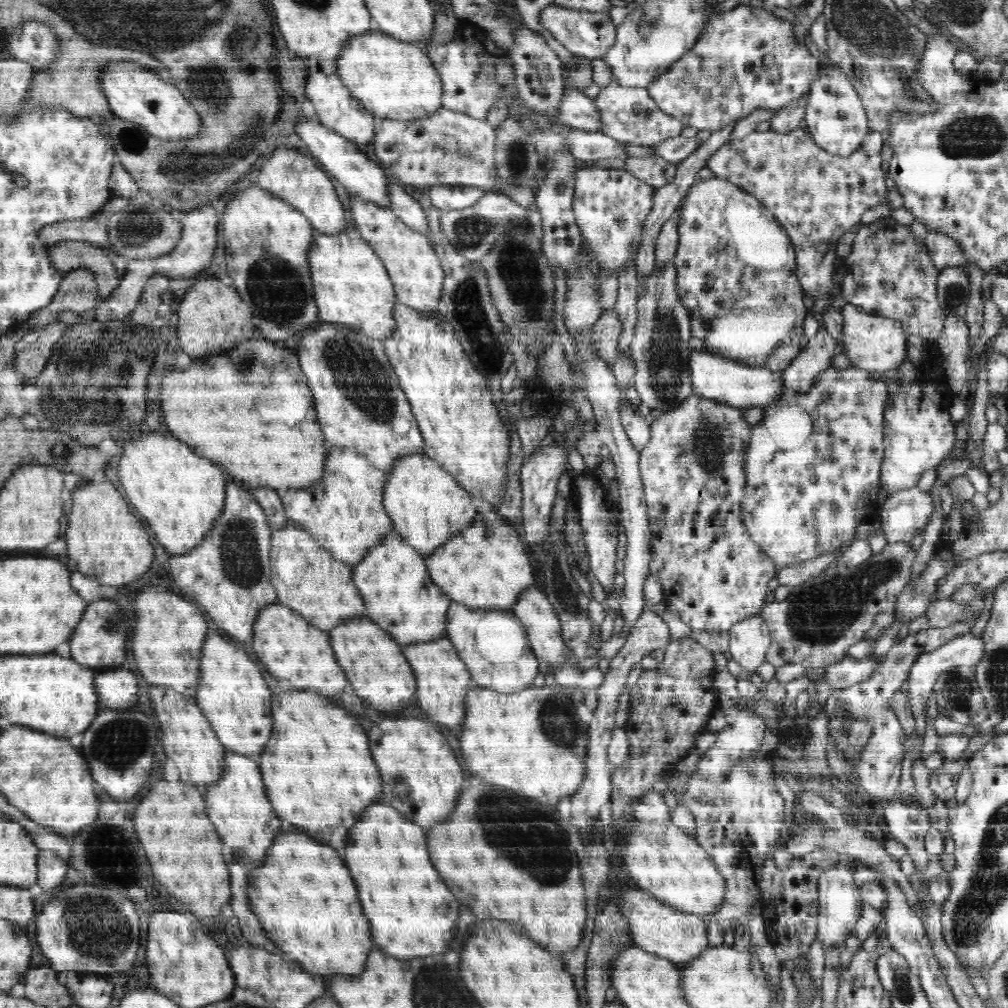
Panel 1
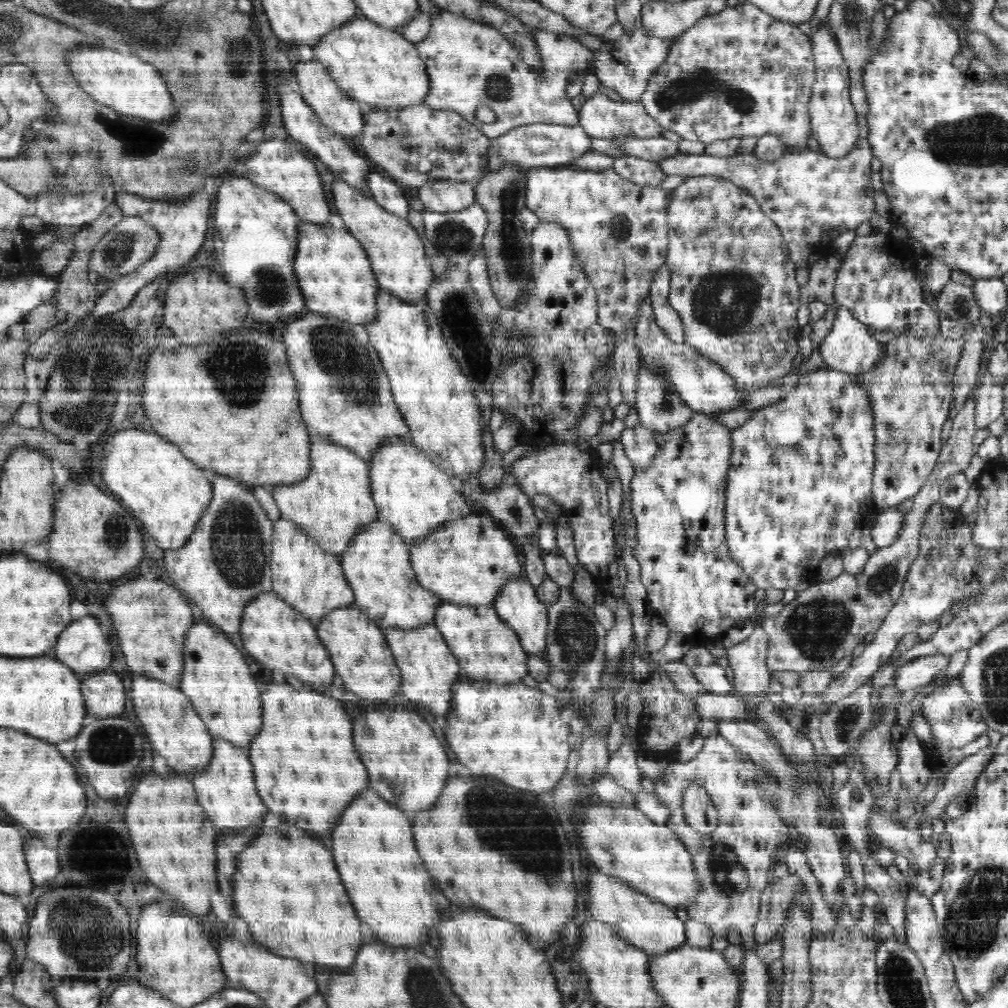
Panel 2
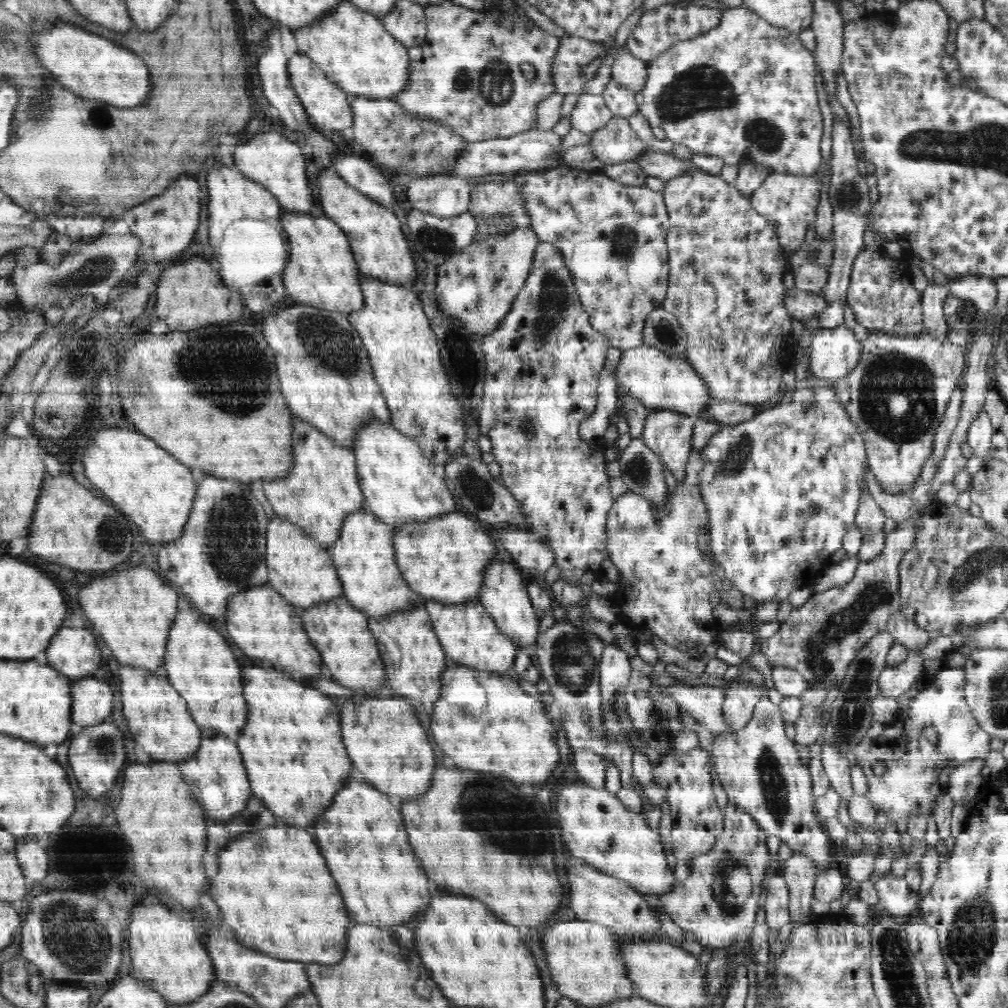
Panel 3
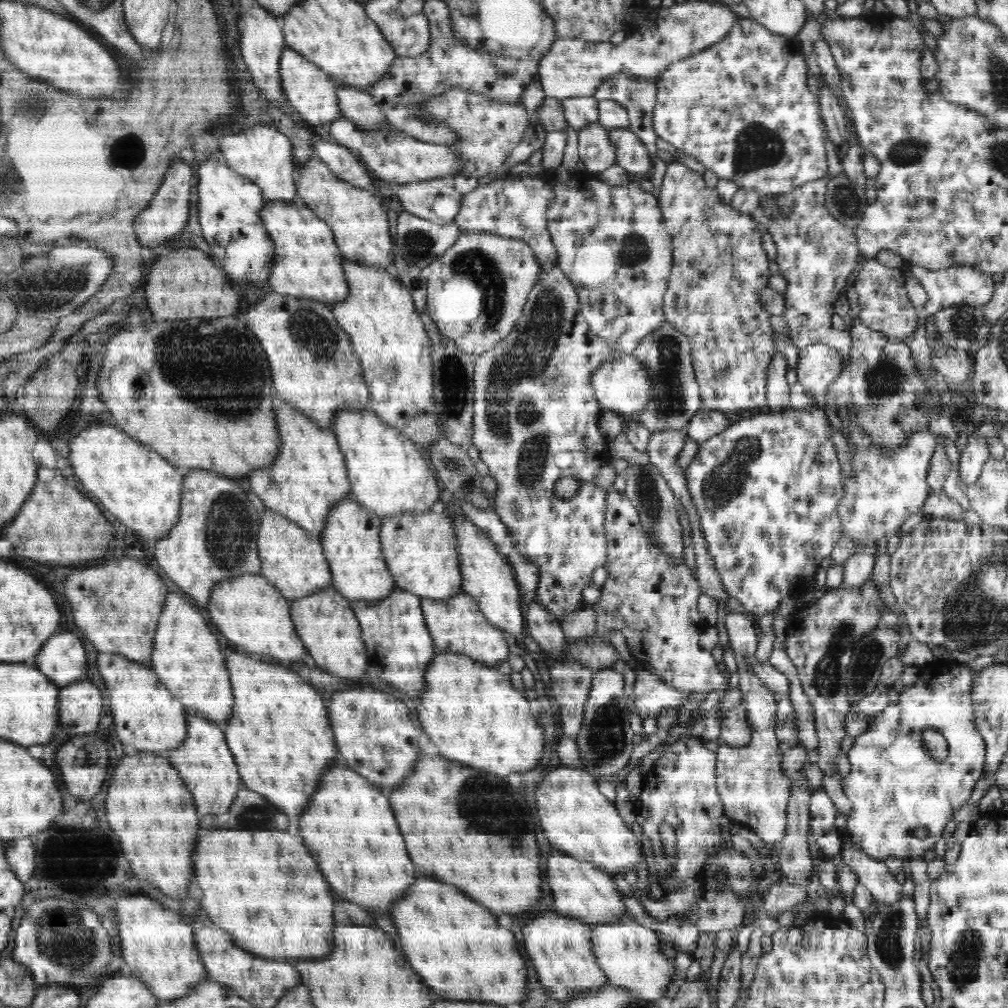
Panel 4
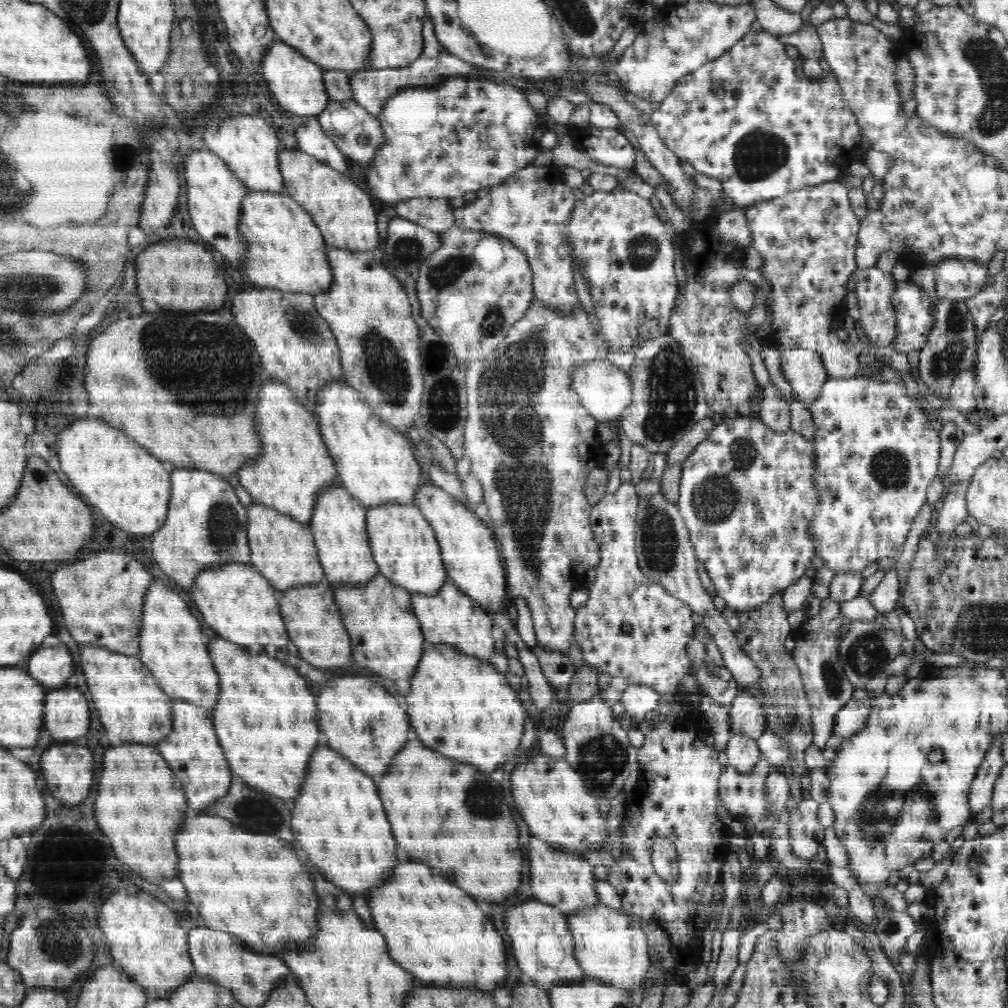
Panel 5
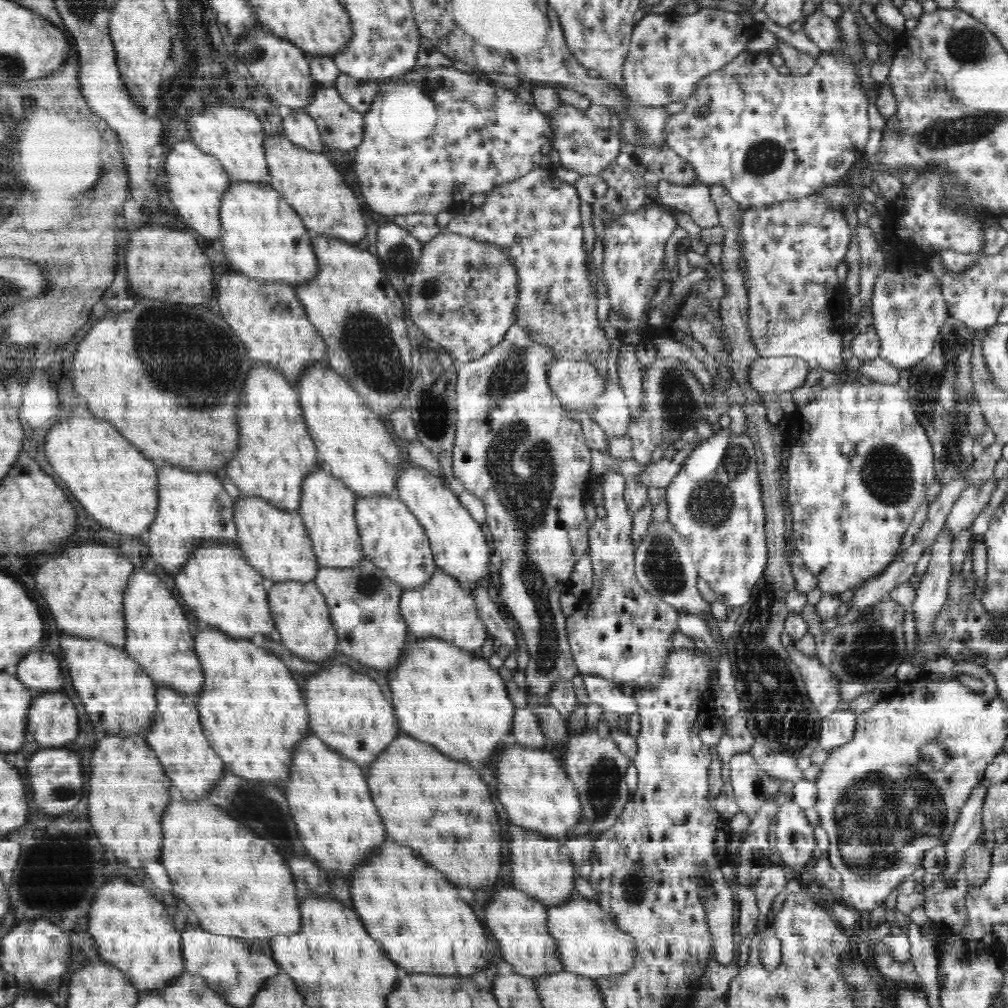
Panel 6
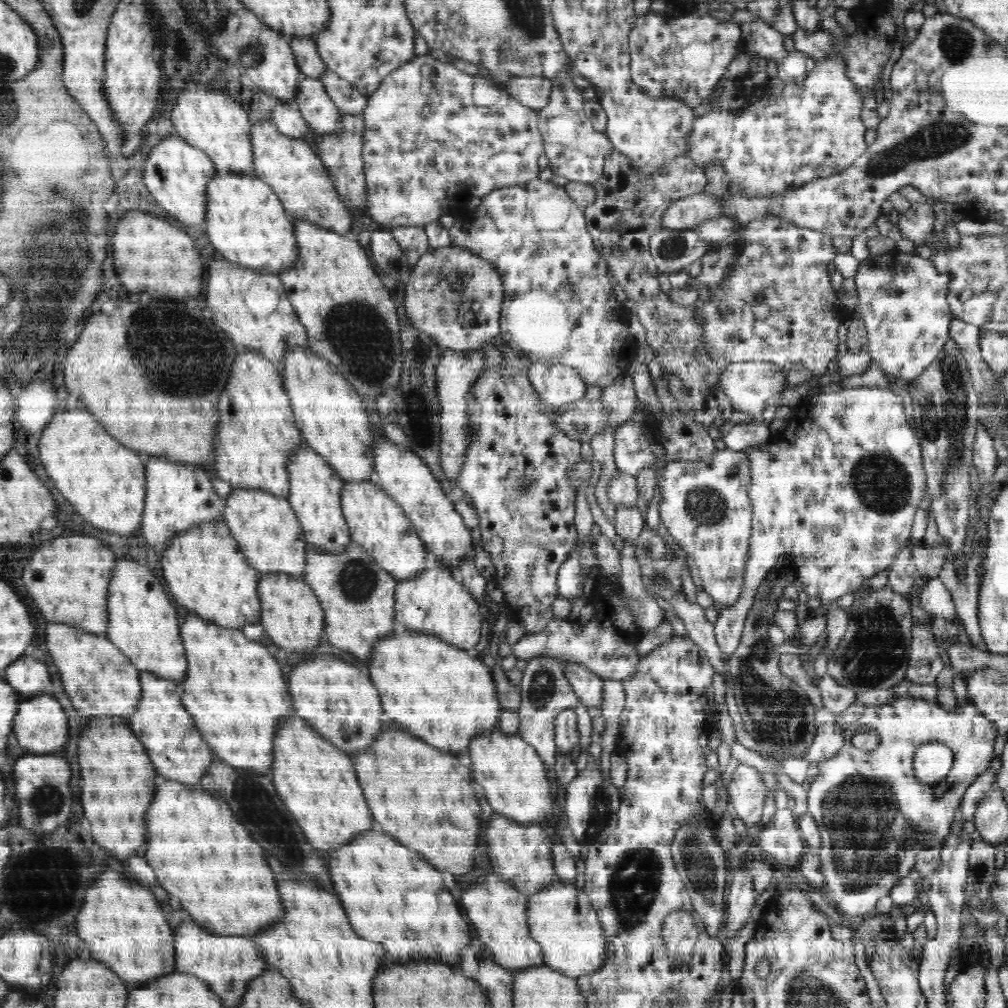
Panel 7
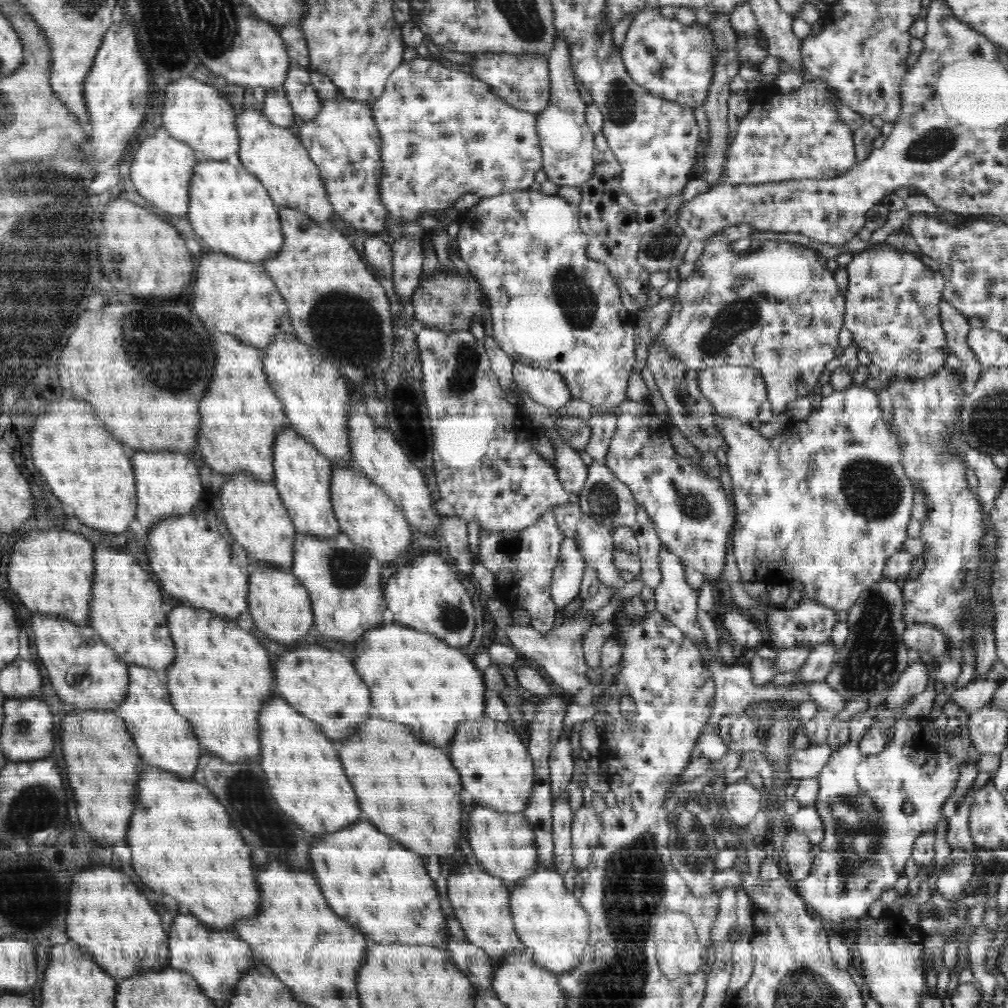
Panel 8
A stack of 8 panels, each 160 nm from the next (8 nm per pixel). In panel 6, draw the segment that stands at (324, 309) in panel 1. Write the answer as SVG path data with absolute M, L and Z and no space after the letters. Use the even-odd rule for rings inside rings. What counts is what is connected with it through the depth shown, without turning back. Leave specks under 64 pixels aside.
M233 181L223 192L220 206L222 234L219 239L222 242L222 252L236 272L258 281L288 282L292 286L306 284L318 274L318 259L314 255L311 243L313 235L303 225L295 209L268 183Z

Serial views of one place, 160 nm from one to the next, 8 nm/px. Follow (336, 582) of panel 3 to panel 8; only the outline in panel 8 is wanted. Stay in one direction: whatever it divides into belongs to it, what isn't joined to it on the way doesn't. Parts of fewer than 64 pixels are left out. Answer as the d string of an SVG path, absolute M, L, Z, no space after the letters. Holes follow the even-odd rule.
M234 473L222 483L219 495L222 503L222 514L226 521L228 531L234 537L234 541L244 547L249 558L252 561L259 561L268 564L270 567L276 567L276 569L290 571L297 531L286 507L281 501L275 485L272 482L262 482L254 479L250 473Z

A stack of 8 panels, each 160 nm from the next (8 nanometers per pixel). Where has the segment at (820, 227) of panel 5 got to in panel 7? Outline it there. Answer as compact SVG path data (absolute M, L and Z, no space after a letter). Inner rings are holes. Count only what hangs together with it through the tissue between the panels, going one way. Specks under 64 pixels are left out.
M766 216L766 218L758 218L752 220L750 224L746 224L743 239L745 240L744 250L738 255L736 264L732 266L730 276L725 276L719 286L716 294L713 294L712 300L700 305L700 317L704 323L703 345L708 356L714 360L725 360L726 362L748 362L748 361L764 361L771 362L779 366L784 371L786 386L784 390L790 390L796 386L802 386L805 382L810 382L816 376L824 375L827 372L830 362L838 356L838 327L847 314L842 304L839 302L839 296L836 290L833 290L830 274L828 274L828 265L836 256L836 249L832 246L831 234L822 234L818 230L810 230L809 228L800 228L794 226L777 216Z

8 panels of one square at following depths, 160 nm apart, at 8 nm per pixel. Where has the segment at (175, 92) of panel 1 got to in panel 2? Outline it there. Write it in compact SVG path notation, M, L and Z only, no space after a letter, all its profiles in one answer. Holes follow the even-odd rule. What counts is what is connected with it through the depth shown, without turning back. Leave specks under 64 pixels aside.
M86 45L86 50L74 50L70 54L70 66L74 66L74 78L78 78L78 84L86 94L89 94L94 100L109 106L117 113L127 117L138 117L148 121L161 123L164 121L172 122L178 115L178 108L172 102L172 94L169 89L166 90L165 80L159 74L158 70L151 64L144 62L139 56L134 54L121 54L115 49L98 46L98 50L90 50L90 45Z

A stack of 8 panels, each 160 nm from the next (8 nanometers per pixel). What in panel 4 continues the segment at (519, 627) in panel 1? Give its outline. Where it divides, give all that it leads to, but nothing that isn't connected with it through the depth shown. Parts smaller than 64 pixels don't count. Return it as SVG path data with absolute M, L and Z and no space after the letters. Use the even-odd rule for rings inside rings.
M460 592L444 601L421 598L421 609L437 653L456 653L489 667L507 660L510 652L506 634L487 620L473 596Z

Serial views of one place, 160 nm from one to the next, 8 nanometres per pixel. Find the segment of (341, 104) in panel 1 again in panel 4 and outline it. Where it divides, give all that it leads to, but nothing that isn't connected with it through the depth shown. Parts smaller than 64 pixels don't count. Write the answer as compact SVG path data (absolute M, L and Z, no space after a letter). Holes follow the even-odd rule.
M286 47L280 57L279 71L282 90L286 93L296 116L300 116L308 124L318 124L318 126L325 122L336 121L342 116L337 101L337 84L332 82L327 72L318 65L306 60L299 52Z

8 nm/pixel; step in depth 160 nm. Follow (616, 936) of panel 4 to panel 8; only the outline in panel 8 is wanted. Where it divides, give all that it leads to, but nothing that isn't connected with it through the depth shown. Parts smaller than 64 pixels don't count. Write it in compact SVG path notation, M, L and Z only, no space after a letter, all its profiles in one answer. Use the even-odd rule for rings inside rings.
M541 864L532 876L520 880L515 887L509 888L509 901L515 931L525 949L532 953L536 964L556 973L568 972L578 966L584 949L588 946L589 918L579 899L566 889L564 878L560 874Z

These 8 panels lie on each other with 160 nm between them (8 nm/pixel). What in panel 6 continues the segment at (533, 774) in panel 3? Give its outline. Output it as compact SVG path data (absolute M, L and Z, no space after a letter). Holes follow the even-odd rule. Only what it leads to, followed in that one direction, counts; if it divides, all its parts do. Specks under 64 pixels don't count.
M420 638L413 639L410 643L407 644L405 648L405 655L399 660L399 663L392 669L394 676L388 678L388 686L392 690L392 706L394 709L395 717L397 718L397 725L402 731L402 734L406 734L419 742L426 742L427 744L432 745L440 751L441 754L448 754L452 758L458 758L458 760L464 760L468 763L472 762L473 765L480 767L488 765L492 760L494 754L496 753L496 748L502 742L510 740L510 734L512 730L512 721L514 716L514 711L516 707L509 697L508 691L505 687L505 682L500 677L498 670L492 668L488 664L488 659L480 655L466 652L465 649L458 648L456 645L444 641L439 638Z

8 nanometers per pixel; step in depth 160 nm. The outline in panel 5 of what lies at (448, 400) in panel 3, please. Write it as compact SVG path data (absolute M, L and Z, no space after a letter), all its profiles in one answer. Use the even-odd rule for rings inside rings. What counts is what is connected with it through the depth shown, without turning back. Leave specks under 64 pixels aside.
M332 249L329 250L329 262L334 274L333 288L326 293L313 295L313 301L318 315L326 321L336 338L344 382L354 388L386 424L404 433L408 427L419 422L424 392L421 333L414 321L407 292L392 273L374 260L372 252L354 254L346 250Z

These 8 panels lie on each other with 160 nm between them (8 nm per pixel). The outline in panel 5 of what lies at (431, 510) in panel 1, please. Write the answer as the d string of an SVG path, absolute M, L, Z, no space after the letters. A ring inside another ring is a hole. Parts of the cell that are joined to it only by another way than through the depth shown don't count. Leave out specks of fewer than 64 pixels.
M334 381L330 386L321 390L320 401L312 410L321 427L321 437L328 446L329 456L333 458L337 468L338 483L362 503L366 508L386 504L407 504L416 498L417 490L422 482L422 470L412 454L412 442L401 432L386 424L369 404L363 401L362 396L345 382Z

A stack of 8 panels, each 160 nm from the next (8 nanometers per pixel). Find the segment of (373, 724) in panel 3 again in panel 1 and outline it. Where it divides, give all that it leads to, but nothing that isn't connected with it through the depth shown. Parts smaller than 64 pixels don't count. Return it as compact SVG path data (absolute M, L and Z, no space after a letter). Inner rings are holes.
M418 718L382 720L366 734L382 778L380 802L395 808L425 830L450 819L460 798L464 772L446 738L430 722Z

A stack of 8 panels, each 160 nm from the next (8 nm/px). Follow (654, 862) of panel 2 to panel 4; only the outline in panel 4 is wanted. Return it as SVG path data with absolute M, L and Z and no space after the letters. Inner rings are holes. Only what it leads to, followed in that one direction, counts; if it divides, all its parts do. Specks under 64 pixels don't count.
M561 765L542 778L534 792L538 802L538 816L542 830L552 850L567 853L581 861L588 861L605 872L627 872L632 870L644 856L632 829L626 828L625 820L598 789L590 773Z

